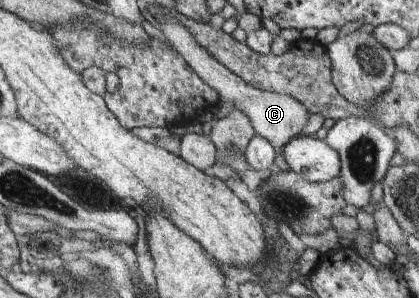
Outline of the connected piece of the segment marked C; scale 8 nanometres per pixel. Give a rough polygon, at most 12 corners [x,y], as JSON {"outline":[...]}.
{"outline":[[176,19],[160,30],[189,67],[249,118],[277,152],[302,134],[310,109],[254,88]]}

